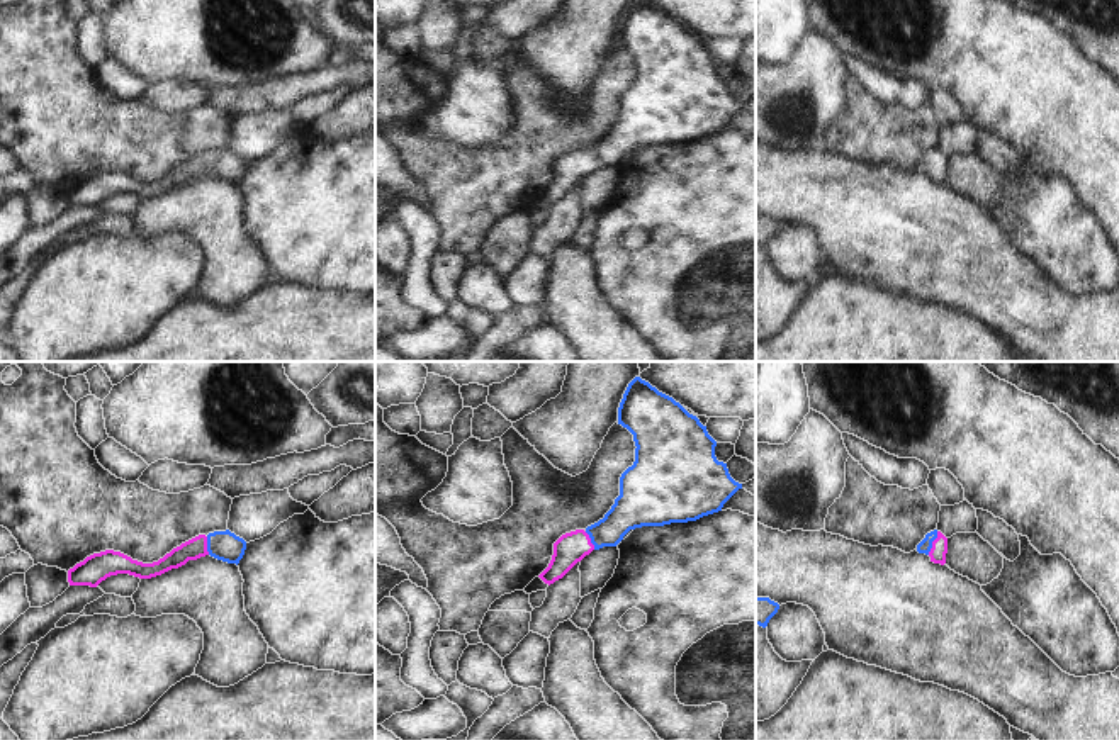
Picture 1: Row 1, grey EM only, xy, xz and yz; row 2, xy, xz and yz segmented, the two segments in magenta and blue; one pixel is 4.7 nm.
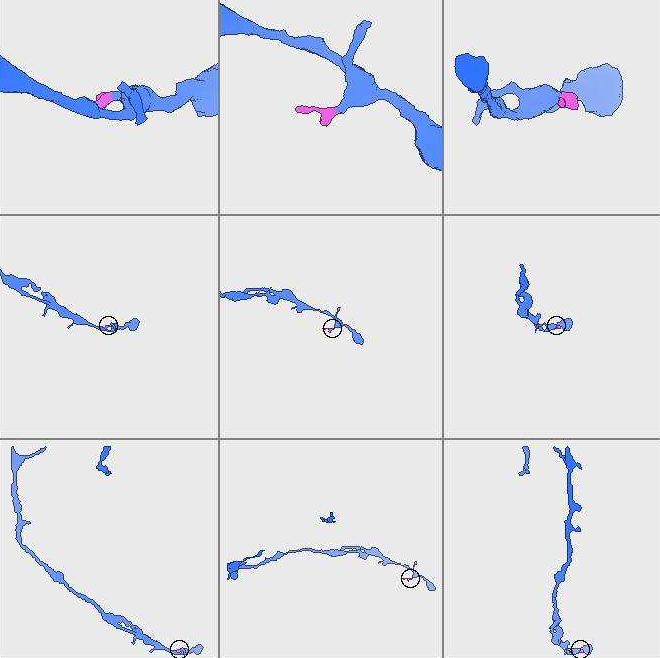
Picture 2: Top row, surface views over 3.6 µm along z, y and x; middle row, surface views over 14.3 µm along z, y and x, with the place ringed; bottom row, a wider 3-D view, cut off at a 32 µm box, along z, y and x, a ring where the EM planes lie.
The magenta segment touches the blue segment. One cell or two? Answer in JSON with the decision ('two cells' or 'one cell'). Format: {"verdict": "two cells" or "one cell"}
{"verdict": "one cell"}

